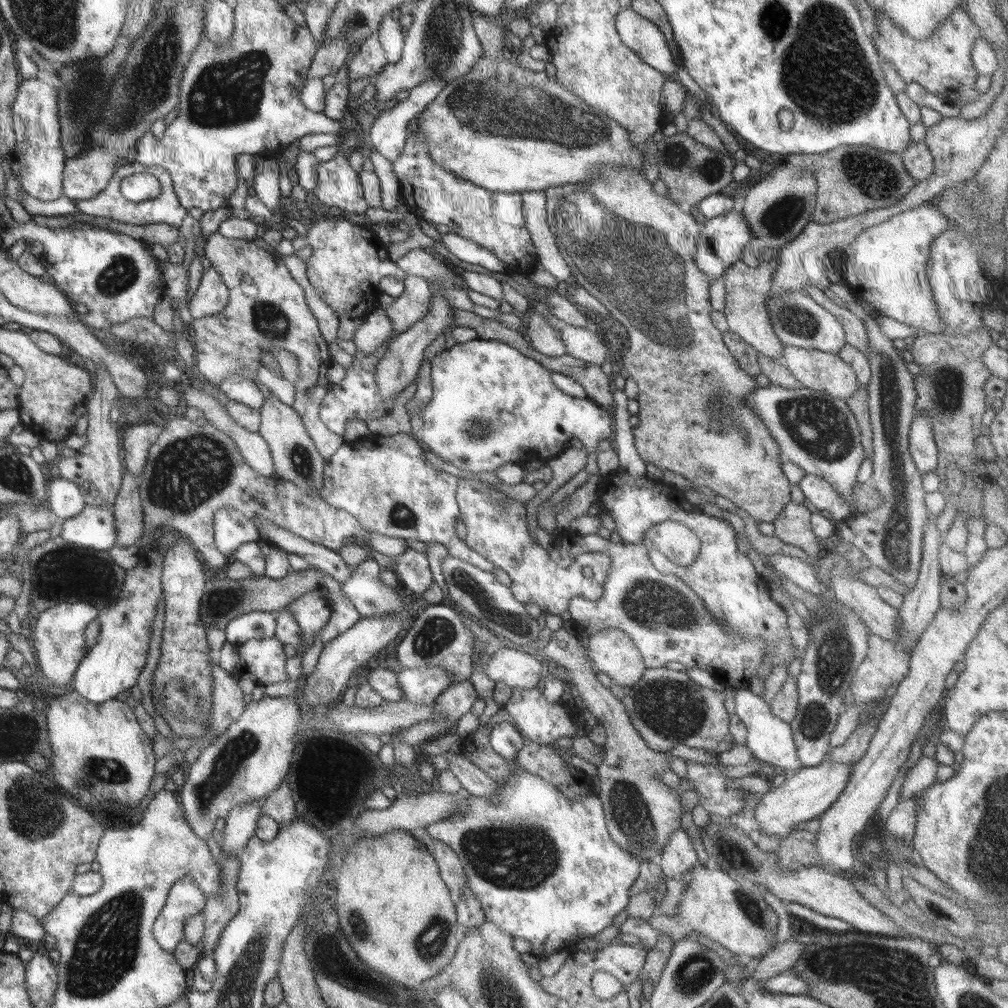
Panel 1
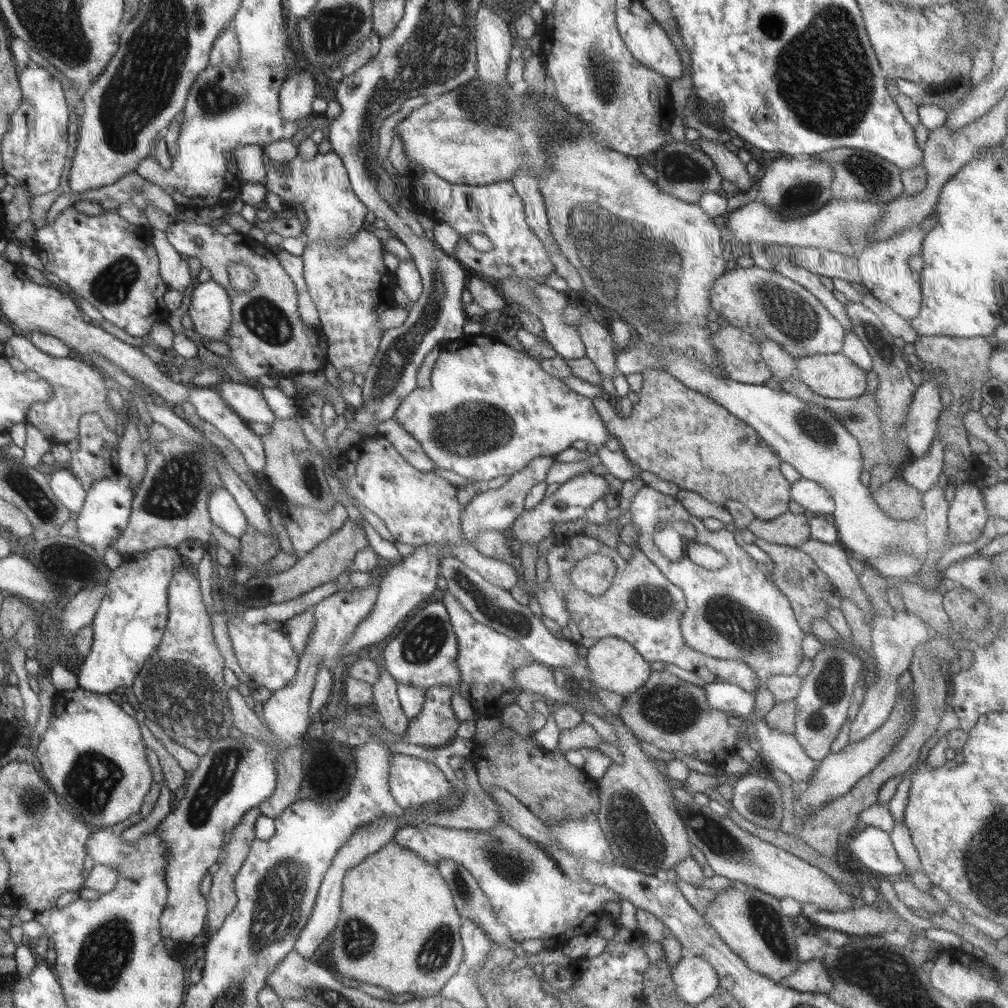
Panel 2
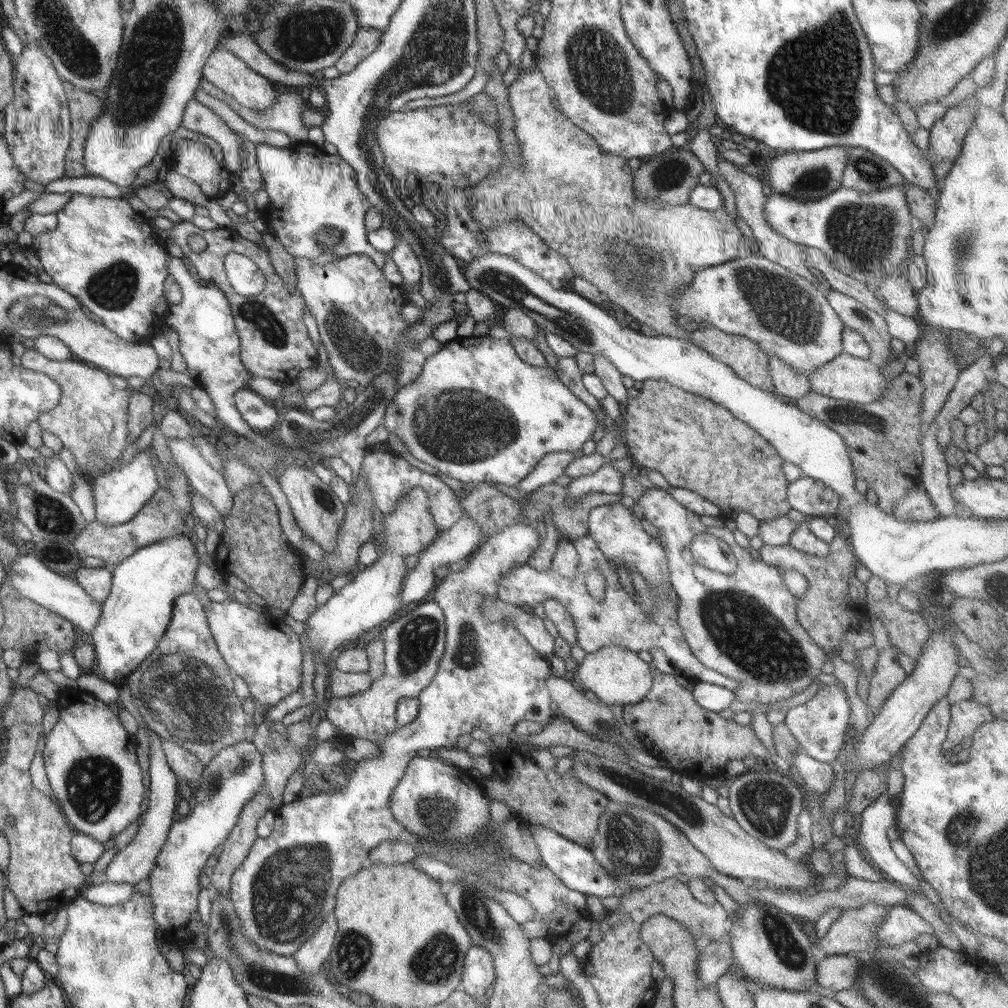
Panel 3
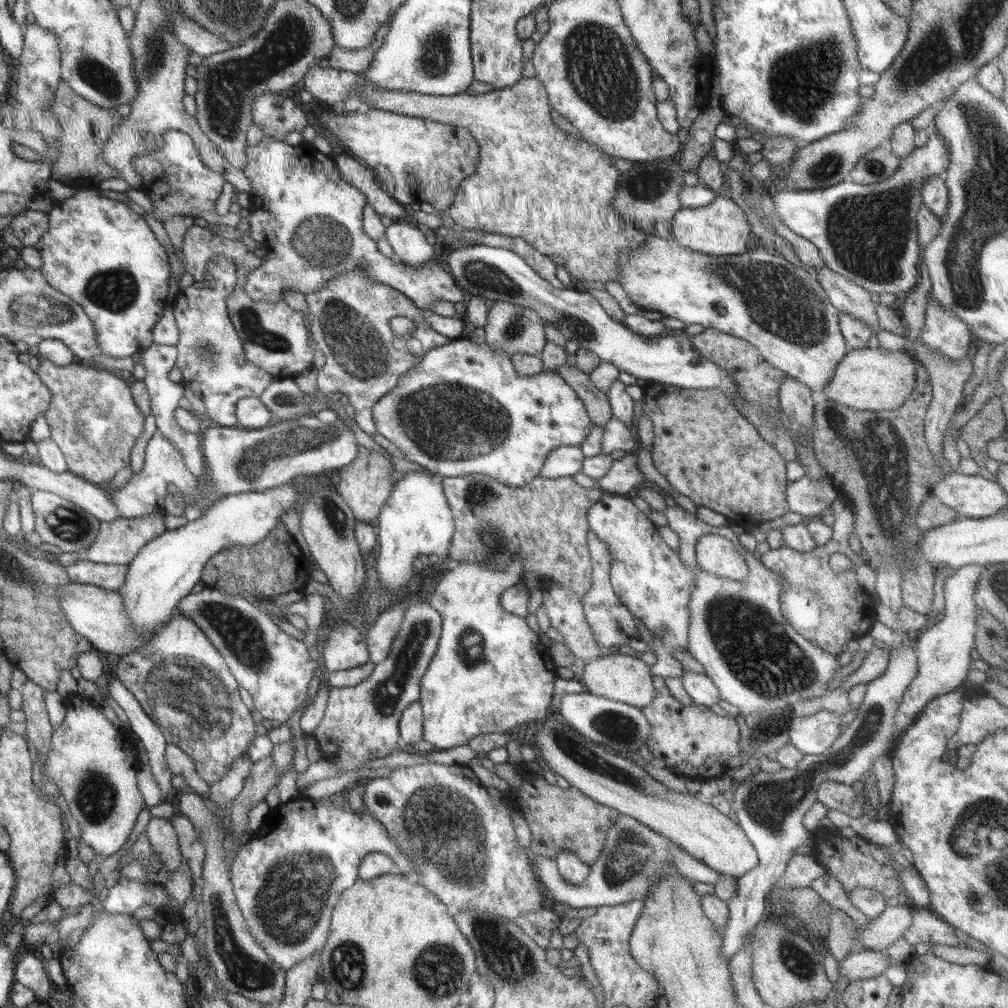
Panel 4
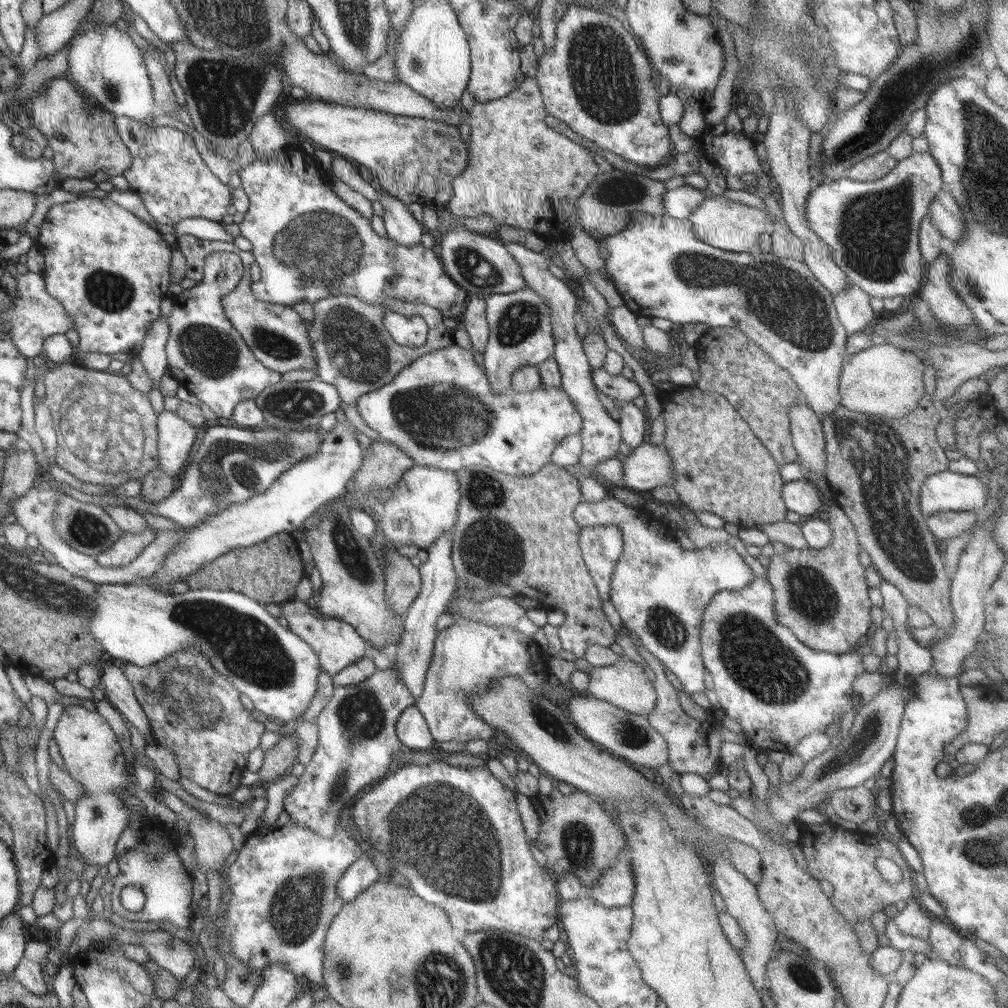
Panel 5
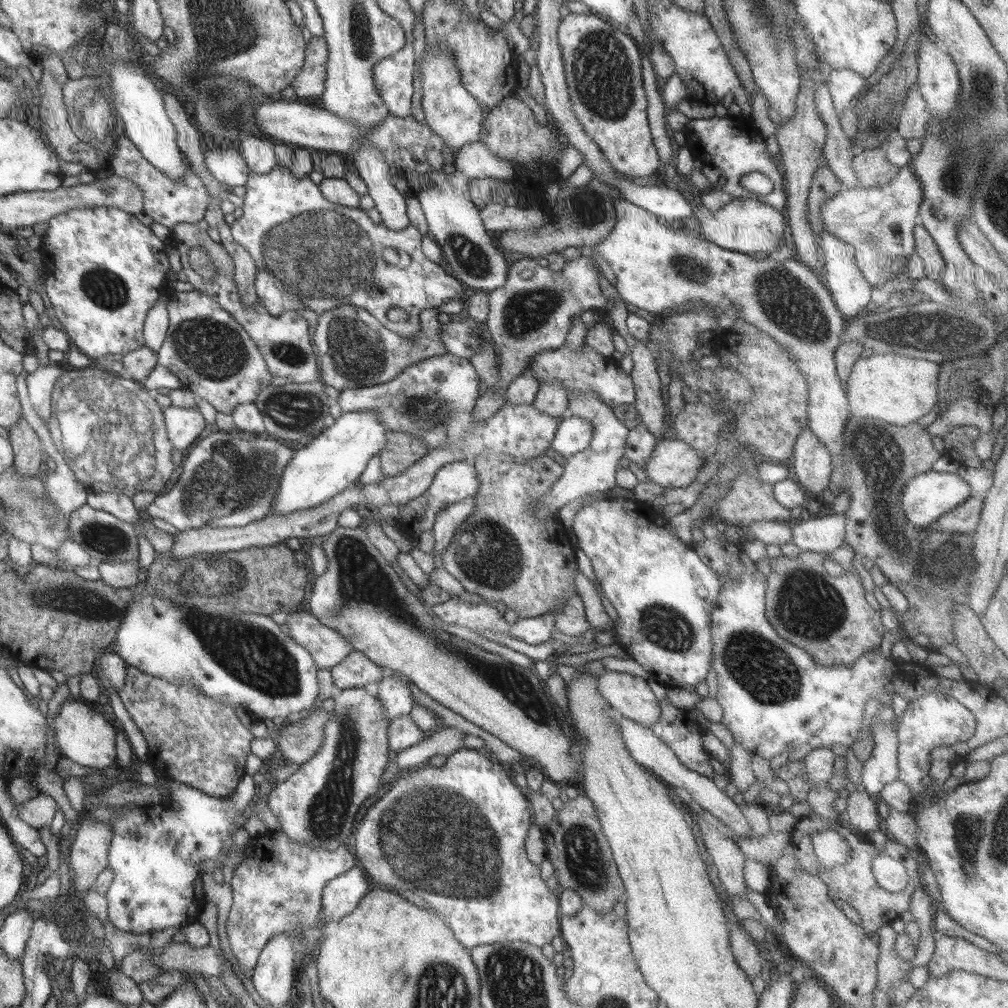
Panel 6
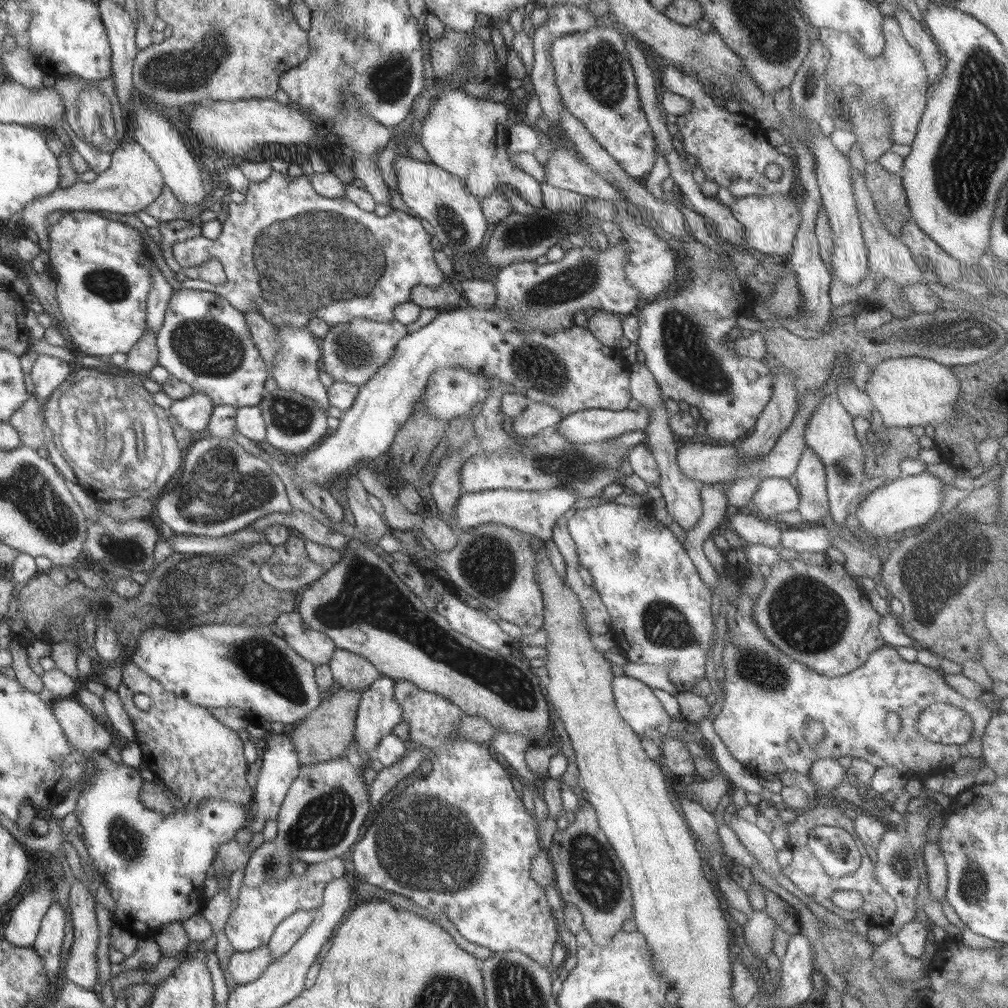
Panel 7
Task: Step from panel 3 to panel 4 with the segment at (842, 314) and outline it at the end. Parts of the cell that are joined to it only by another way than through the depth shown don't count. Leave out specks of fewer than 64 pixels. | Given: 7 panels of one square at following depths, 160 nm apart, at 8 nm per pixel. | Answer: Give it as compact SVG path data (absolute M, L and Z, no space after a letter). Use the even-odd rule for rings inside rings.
M818 267L816 270L816 279L826 291L829 301L840 313L851 314L855 319L865 322L875 335L881 326L874 295L830 267Z

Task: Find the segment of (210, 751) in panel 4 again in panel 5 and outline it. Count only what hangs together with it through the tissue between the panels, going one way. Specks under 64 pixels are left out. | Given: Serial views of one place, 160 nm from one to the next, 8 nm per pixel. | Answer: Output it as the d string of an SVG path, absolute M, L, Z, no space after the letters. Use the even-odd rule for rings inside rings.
M198 649L175 652L169 658L144 668L124 662L121 669L148 717L155 742L175 754L180 776L218 795L230 795L241 786L241 774L247 770L248 754L259 746L266 728L264 723L252 717L250 710L243 708L242 692L234 688L227 676L220 674Z

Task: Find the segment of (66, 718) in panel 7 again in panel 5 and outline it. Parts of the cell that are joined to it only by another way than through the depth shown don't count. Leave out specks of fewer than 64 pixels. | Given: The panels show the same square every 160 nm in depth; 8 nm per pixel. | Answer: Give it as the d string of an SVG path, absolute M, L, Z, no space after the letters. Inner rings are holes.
M68 706L64 708L62 716L58 719L53 737L56 739L61 756L64 759L68 772L85 788L87 794L81 796L75 805L75 820L72 824L71 846L76 853L80 853L88 866L104 866L112 862L116 856L116 842L122 834L122 830L128 824L128 808L120 798L118 792L124 791L122 784L128 783L126 774L126 760L122 748L116 740L114 731L108 725L109 722L102 718L98 712L90 712L82 706Z

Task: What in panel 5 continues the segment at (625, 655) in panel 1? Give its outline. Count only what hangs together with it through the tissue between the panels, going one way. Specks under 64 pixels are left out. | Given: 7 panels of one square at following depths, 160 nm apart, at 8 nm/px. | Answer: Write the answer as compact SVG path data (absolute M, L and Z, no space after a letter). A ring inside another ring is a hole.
M625 657L612 666L594 667L589 675L587 694L605 701L634 715L647 716L656 707L657 695L653 682L648 679L643 668Z

